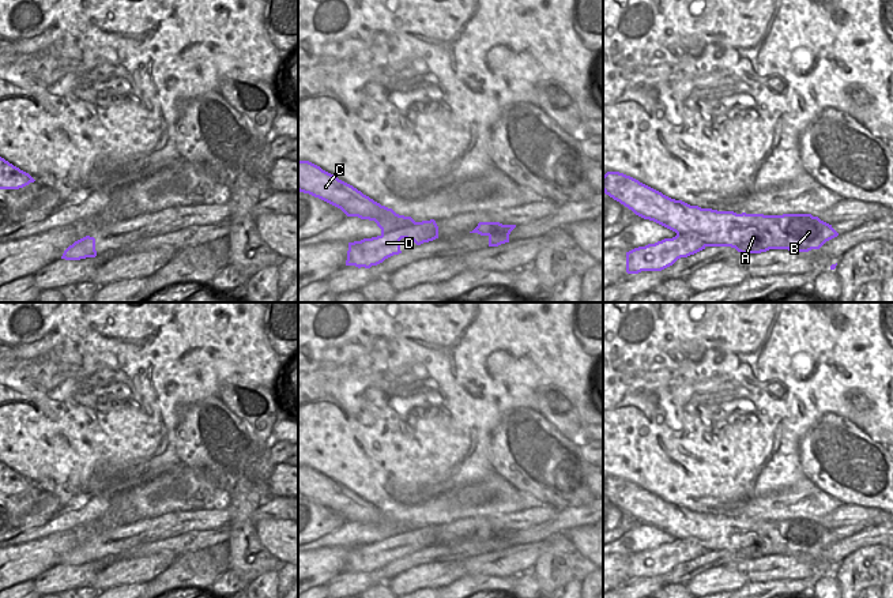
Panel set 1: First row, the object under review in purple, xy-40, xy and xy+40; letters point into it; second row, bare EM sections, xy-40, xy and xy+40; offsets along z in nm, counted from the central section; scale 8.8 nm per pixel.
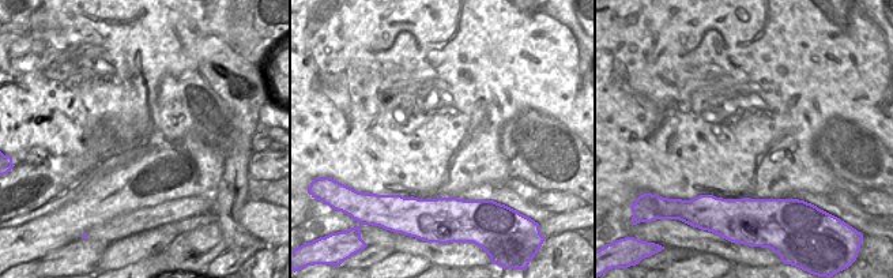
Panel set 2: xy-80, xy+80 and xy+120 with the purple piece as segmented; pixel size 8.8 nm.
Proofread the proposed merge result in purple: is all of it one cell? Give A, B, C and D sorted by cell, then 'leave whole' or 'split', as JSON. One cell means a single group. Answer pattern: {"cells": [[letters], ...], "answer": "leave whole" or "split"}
{"cells": [["A", "B", "C"], ["D"]], "answer": "split"}

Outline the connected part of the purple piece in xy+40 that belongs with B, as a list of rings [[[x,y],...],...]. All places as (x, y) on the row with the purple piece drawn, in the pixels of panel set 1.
[[[619,172],[603,176],[603,192],[636,215],[678,236],[700,236],[707,247],[731,247],[741,253],[769,249],[809,252],[839,236],[832,225],[811,214],[736,214],[690,206]]]

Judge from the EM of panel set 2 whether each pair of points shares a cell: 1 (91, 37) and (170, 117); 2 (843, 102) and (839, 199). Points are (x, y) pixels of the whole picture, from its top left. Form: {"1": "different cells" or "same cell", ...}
{"1": "different cells", "2": "different cells"}

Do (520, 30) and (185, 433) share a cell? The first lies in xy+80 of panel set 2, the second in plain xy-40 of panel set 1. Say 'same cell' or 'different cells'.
different cells

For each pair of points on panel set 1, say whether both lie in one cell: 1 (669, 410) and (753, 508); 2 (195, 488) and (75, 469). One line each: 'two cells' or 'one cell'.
1: two cells
2: two cells

